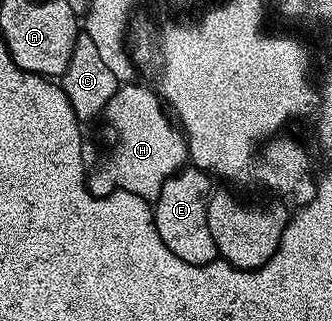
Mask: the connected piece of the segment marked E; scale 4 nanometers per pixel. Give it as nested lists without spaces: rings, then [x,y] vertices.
[[[194,165],[184,166],[172,179],[165,181],[161,193],[153,201],[157,233],[161,233],[161,241],[174,253],[176,259],[186,260],[187,251],[194,262],[216,262],[217,252],[215,242],[209,233],[207,220],[207,205],[213,194],[212,176]]]

